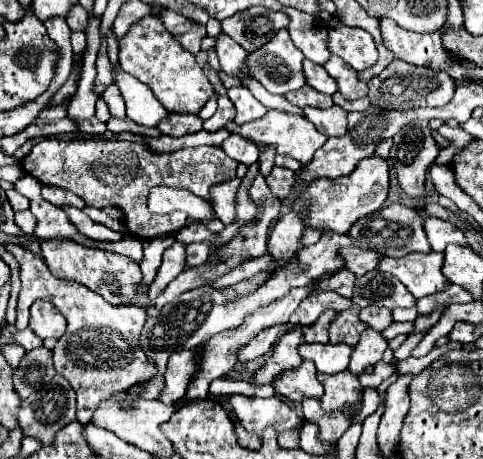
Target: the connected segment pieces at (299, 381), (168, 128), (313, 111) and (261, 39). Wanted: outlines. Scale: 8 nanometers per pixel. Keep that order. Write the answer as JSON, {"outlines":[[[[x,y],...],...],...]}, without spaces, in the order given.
{"outlines":[[[[302,360],[302,366],[298,366],[296,370],[286,370],[278,374],[272,386],[278,394],[290,398],[292,402],[300,402],[304,396],[320,398],[324,394],[322,384],[316,380],[314,362],[310,360]]],[[[168,114],[164,118],[164,122],[160,122],[158,130],[160,130],[160,134],[180,138],[180,136],[202,130],[202,120],[196,114]]],[[[334,104],[328,110],[320,108],[304,108],[304,116],[326,136],[342,136],[346,134],[346,110]]],[[[252,6],[250,10],[238,12],[220,22],[224,34],[236,40],[246,52],[252,52],[266,44],[280,28],[288,26],[284,12],[272,12],[262,6]]]]}

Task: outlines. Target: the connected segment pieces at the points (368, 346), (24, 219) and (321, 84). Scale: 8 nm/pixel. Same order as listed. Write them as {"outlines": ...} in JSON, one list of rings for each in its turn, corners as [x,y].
{"outlines":[[[[366,328],[360,334],[360,342],[354,346],[350,366],[348,366],[350,372],[352,374],[362,374],[366,366],[372,366],[372,364],[380,362],[386,348],[388,348],[388,340],[382,336],[382,332]]],[[[28,210],[16,212],[14,214],[14,220],[16,220],[16,224],[20,226],[22,232],[26,232],[26,234],[32,234],[34,232],[34,218],[32,218],[32,214]]],[[[304,60],[304,76],[306,76],[306,84],[310,84],[314,90],[324,92],[324,94],[334,94],[338,90],[336,80],[318,64]]]]}

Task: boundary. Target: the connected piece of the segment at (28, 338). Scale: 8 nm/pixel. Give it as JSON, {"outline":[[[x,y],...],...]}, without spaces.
{"outline":[[[24,328],[24,330],[18,330],[18,332],[14,332],[14,342],[16,344],[20,344],[24,350],[34,350],[34,348],[38,348],[38,346],[42,346],[42,340],[30,330],[30,328]]]}

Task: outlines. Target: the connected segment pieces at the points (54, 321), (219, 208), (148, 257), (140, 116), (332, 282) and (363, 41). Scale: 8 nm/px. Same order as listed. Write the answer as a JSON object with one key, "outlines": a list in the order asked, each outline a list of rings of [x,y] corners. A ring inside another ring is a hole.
{"outlines":[[[[36,304],[30,308],[30,328],[44,340],[44,338],[60,338],[66,330],[64,316],[52,304]]],[[[232,178],[232,180],[226,180],[226,182],[214,184],[210,188],[210,204],[212,204],[216,216],[224,224],[230,224],[234,220],[234,214],[236,214],[234,196],[236,196],[238,186],[240,186],[240,178]]],[[[162,234],[158,238],[145,239],[142,241],[143,258],[139,263],[143,278],[142,284],[150,286],[154,282],[154,276],[162,264],[162,254],[174,244],[174,234]]],[[[116,66],[116,84],[126,102],[126,116],[134,120],[136,124],[156,126],[168,114],[164,106],[154,98],[154,94],[150,92],[146,84],[122,72],[118,66]]],[[[342,268],[336,274],[332,274],[330,278],[318,282],[318,286],[314,286],[312,292],[326,292],[326,290],[334,290],[338,294],[342,294],[344,298],[352,298],[352,288],[354,288],[354,280],[356,276],[350,274],[350,270]]],[[[330,18],[326,24],[330,30],[328,46],[332,54],[340,56],[348,66],[352,66],[358,72],[376,64],[378,50],[374,46],[372,36],[366,30],[344,26],[336,22],[336,18]]]]}

